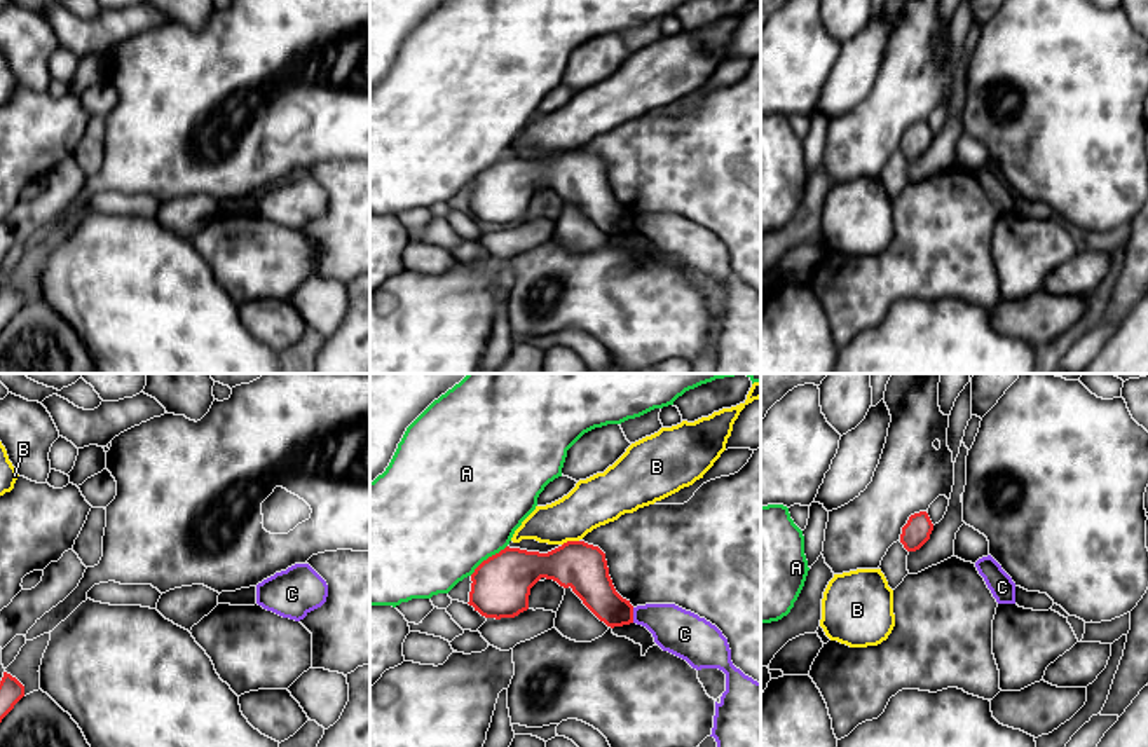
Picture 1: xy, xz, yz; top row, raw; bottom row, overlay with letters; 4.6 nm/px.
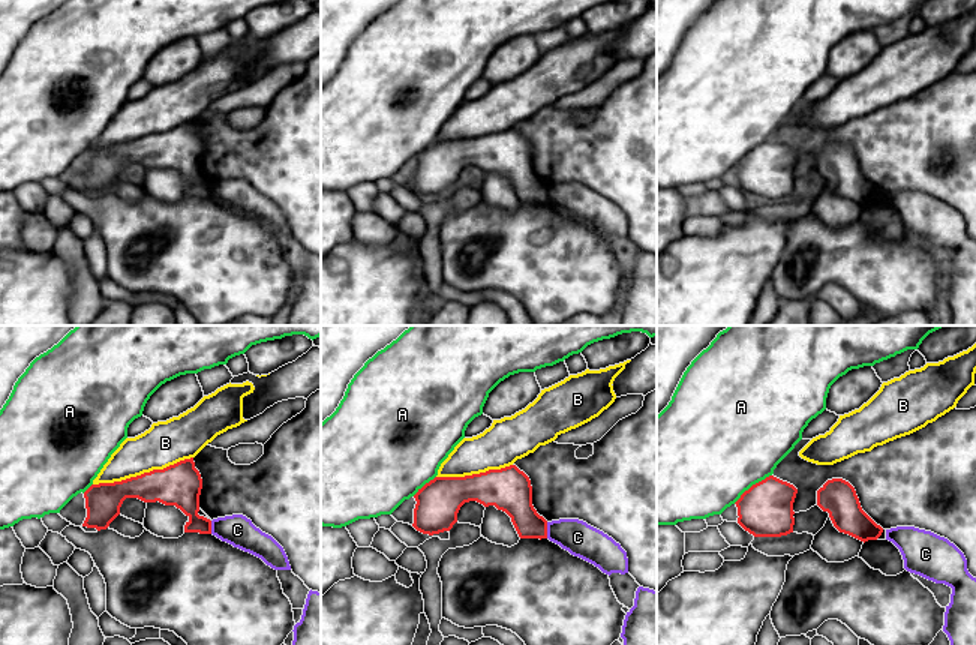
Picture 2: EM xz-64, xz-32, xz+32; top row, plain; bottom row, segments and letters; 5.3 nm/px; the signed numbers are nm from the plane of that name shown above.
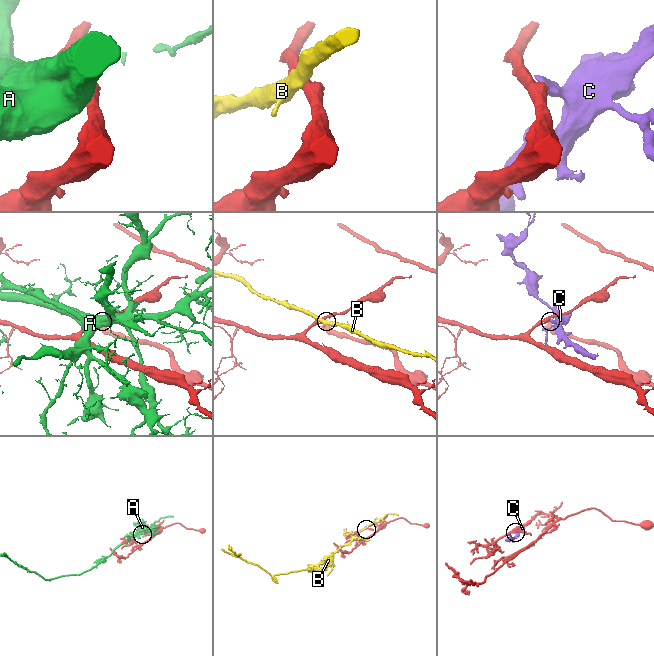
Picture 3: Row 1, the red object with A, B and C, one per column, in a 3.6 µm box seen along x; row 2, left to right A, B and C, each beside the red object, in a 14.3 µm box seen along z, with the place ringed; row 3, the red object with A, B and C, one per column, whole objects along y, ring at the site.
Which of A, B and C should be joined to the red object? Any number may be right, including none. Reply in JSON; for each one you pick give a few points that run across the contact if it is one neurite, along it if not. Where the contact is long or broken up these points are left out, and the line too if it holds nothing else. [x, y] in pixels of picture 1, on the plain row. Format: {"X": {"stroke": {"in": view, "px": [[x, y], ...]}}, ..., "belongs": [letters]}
{"belongs": []}

